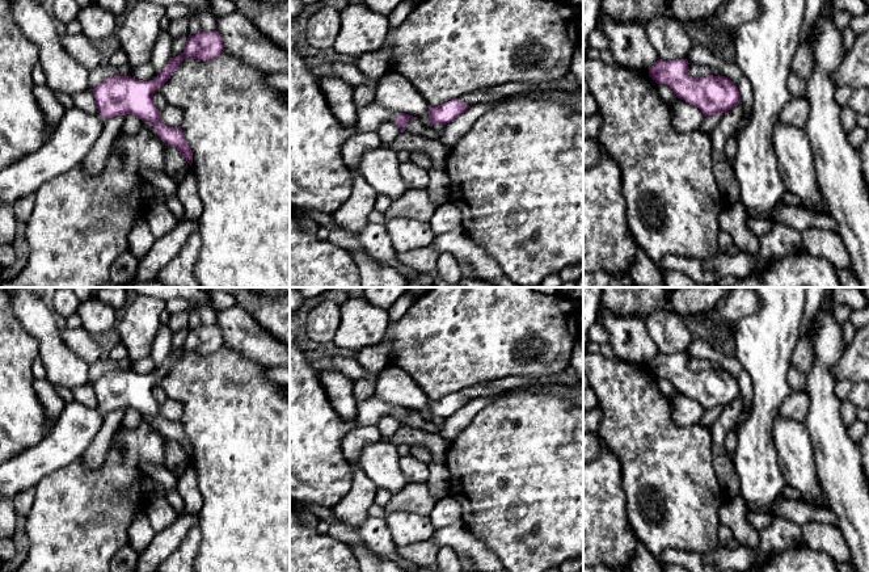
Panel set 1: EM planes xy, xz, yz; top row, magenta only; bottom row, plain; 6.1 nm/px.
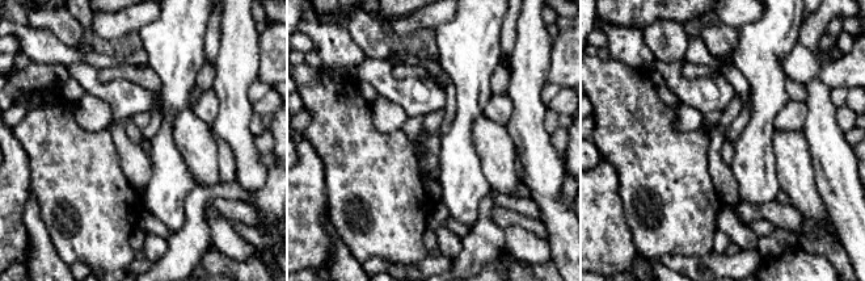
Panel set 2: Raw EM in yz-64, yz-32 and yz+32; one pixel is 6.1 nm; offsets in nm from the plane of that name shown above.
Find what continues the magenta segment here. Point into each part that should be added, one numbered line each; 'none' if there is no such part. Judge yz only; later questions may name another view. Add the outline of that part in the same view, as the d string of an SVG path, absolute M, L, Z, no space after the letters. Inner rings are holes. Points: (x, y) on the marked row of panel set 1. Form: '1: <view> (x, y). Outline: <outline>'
none

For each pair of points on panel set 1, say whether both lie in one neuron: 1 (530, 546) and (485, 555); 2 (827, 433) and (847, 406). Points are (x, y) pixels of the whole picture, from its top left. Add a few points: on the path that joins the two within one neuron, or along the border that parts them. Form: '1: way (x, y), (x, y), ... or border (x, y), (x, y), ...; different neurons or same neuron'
1: border (471, 533), (500, 558); different neurons
2: border (842, 400), (840, 419), (847, 427); different neurons

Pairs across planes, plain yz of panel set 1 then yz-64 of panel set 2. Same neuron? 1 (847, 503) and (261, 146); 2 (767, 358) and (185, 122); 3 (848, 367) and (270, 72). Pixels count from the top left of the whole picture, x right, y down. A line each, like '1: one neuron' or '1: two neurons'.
1: two neurons
2: two neurons
3: one neuron

